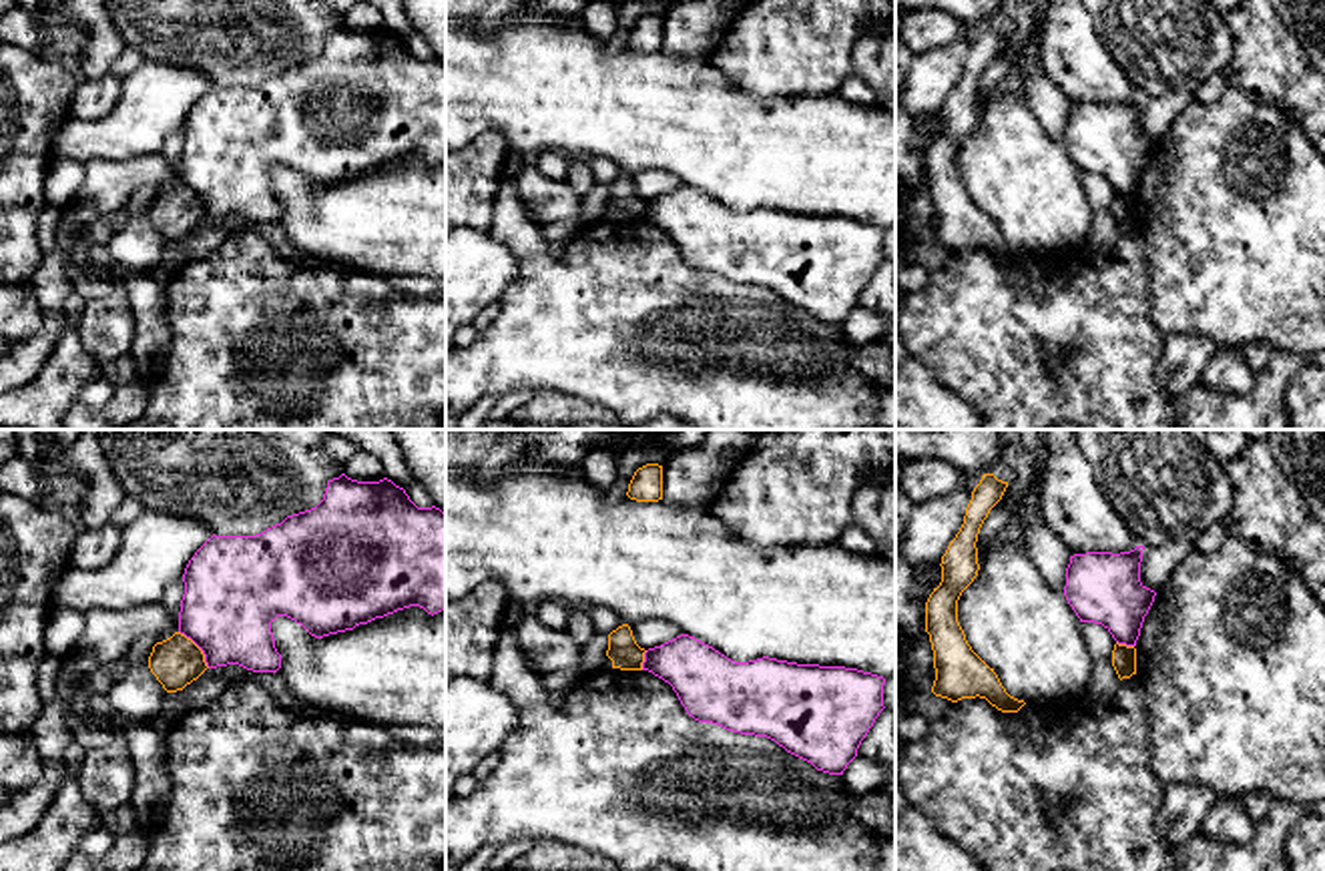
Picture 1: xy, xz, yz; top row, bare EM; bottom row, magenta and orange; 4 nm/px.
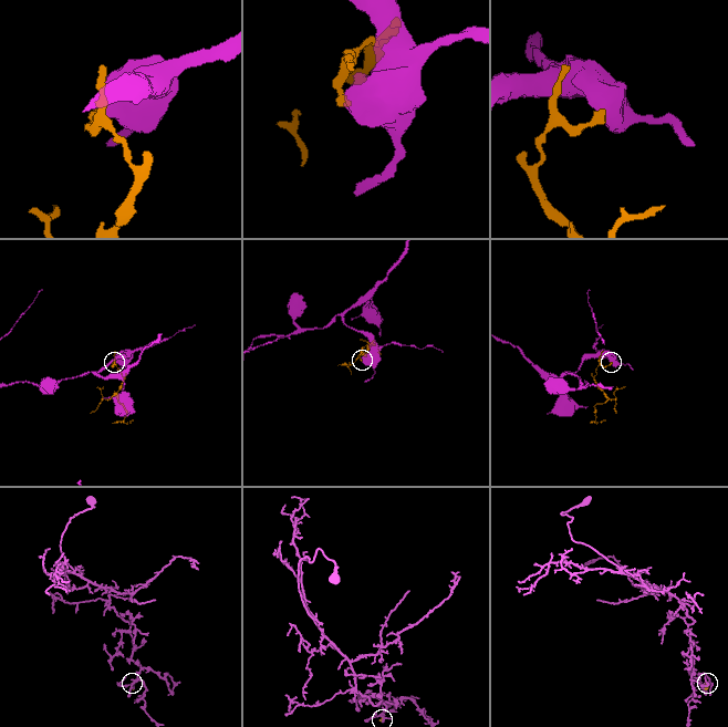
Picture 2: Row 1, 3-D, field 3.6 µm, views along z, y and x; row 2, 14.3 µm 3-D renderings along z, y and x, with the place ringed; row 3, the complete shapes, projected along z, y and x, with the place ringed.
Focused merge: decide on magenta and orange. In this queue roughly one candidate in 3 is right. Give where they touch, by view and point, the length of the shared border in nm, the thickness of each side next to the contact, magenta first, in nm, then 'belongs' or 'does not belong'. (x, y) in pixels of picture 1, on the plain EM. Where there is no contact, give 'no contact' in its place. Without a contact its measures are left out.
contact xy (199, 197); length 200 nm; calibres 380 and 200 nm; does not belong

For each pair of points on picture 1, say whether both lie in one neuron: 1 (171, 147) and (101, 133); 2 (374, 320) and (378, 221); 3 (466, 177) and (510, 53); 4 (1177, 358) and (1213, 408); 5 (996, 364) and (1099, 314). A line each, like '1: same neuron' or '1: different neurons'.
1: different neurons
2: different neurons
3: different neurons
4: different neurons
5: same neuron

